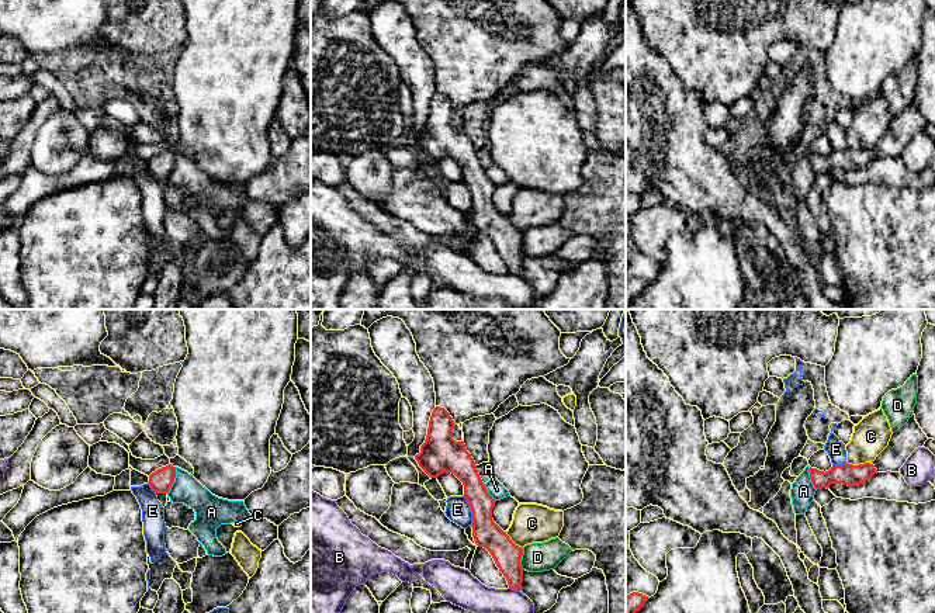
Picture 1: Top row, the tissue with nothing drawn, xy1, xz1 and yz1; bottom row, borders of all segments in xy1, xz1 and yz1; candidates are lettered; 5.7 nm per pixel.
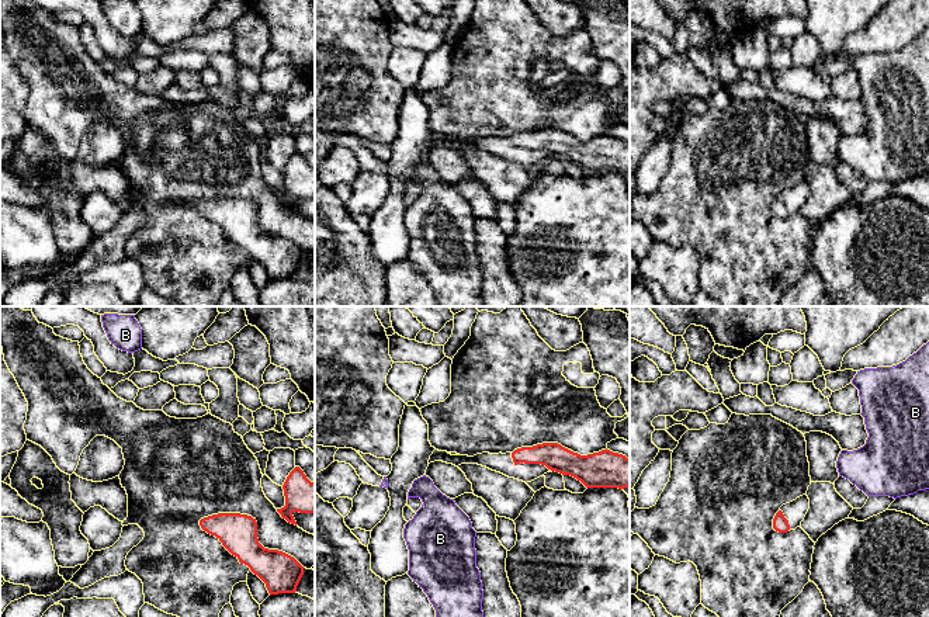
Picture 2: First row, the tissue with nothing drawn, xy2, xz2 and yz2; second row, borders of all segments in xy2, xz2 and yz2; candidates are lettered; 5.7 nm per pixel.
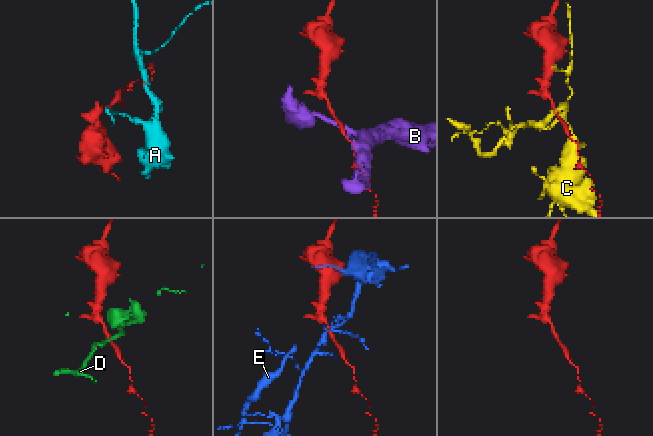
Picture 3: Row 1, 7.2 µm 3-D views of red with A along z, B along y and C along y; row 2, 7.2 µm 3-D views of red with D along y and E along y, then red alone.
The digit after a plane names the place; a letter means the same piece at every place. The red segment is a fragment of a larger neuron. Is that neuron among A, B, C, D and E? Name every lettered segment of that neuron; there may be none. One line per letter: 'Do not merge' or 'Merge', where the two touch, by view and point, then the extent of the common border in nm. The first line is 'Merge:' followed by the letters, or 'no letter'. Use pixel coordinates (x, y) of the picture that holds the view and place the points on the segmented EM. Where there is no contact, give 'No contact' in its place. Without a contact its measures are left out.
Merge: no letter
A: Do not merge. Touches red at xy1 (173, 481). Shared border 170 nm
B: Do not merge. Touches red at xz1 (515, 589). Shared border 70 nm
C: Do not merge. Touches red at yz1 (859, 464). Shared border 140 nm
D: Do not merge. Touches red at xz1 (520, 558). Shared border 120 nm
E: Do not merge. Touches red at xz1 (471, 511). Shared border 180 nm

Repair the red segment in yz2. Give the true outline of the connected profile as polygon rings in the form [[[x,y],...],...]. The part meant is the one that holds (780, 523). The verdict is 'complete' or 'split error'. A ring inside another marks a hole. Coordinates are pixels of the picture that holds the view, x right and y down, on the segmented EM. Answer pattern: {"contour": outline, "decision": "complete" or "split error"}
{"contour": [[[807,493],[790,503],[783,505],[773,519],[773,528],[779,533],[795,530],[801,526],[808,509],[810,499]]], "decision": "split error"}

